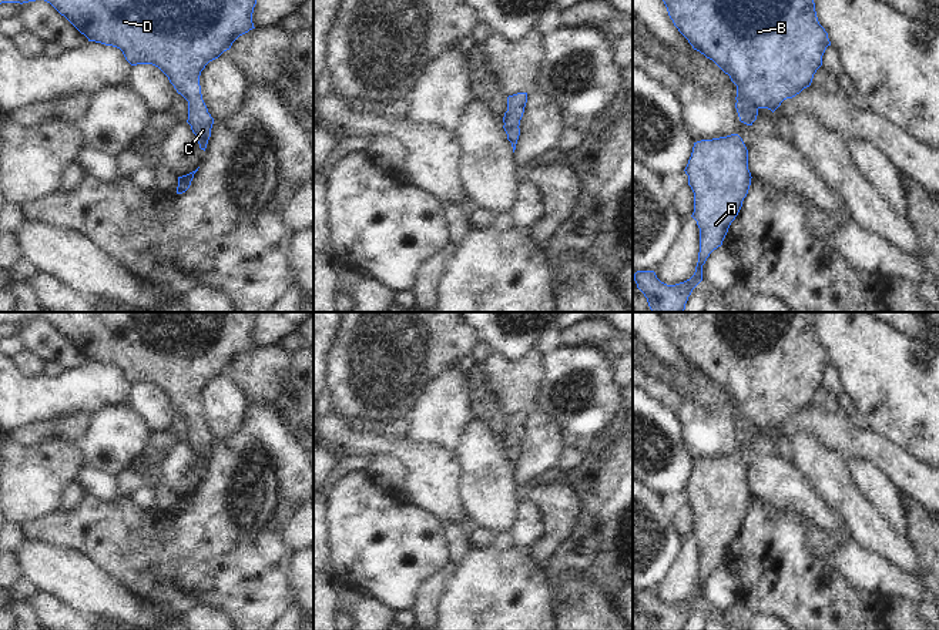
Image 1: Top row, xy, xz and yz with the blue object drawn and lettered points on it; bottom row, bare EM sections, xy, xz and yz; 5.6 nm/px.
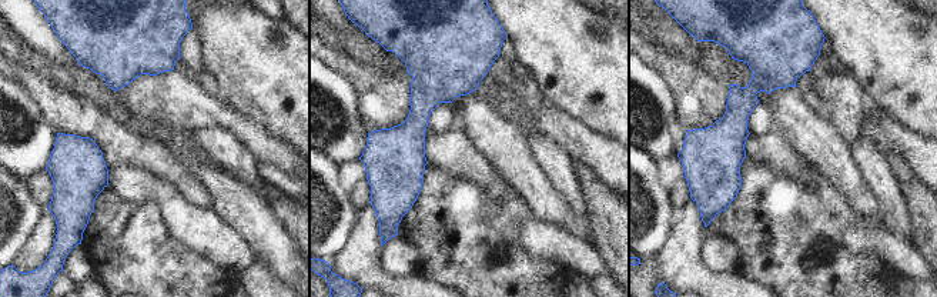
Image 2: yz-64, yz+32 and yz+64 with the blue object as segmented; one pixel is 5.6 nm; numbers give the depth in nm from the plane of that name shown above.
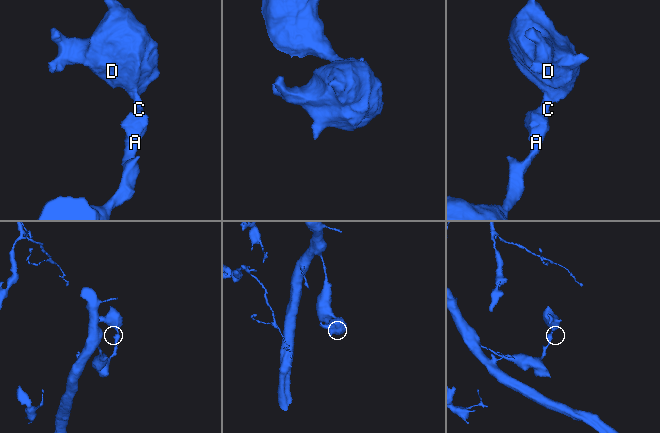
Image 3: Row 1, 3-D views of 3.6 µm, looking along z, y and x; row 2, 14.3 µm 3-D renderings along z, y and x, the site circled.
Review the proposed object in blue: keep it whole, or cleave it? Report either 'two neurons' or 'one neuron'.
one neuron

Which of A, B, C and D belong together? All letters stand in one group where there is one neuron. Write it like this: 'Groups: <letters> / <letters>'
Groups: A B C D.

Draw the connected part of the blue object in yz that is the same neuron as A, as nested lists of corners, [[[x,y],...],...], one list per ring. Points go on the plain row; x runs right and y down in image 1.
[[[738,453],[694,462],[685,486],[694,512],[692,537],[700,547],[694,594],[680,603],[661,601],[654,590],[637,590],[634,600],[651,630],[684,630],[692,609],[702,600],[702,584],[722,564],[751,505],[748,469]]]

